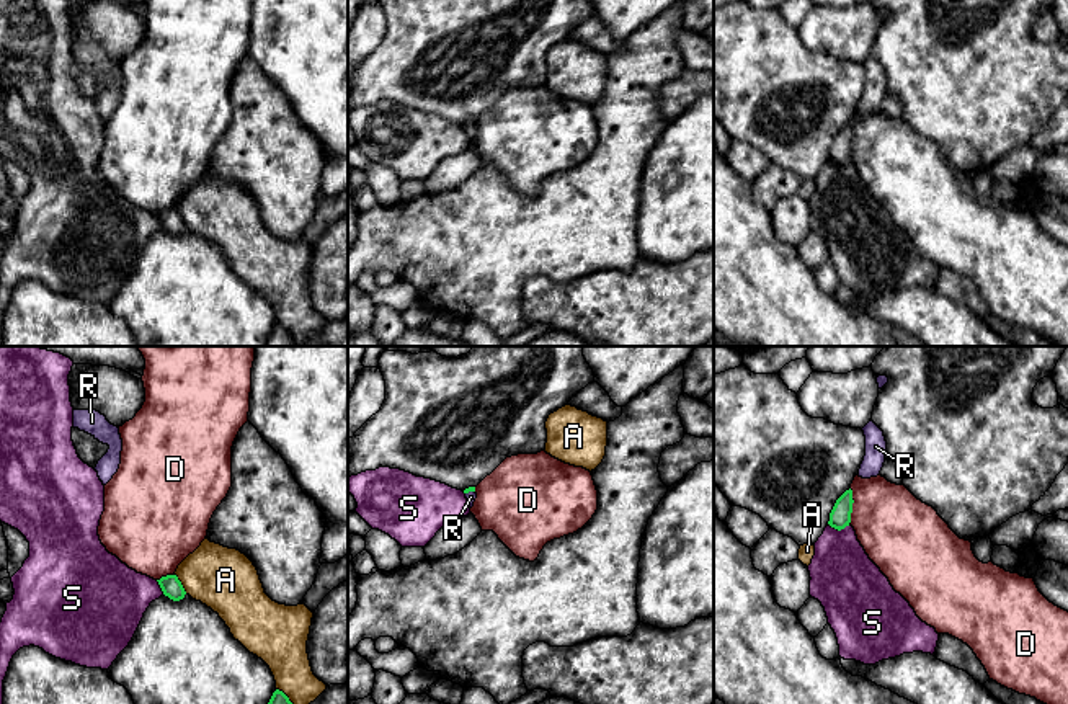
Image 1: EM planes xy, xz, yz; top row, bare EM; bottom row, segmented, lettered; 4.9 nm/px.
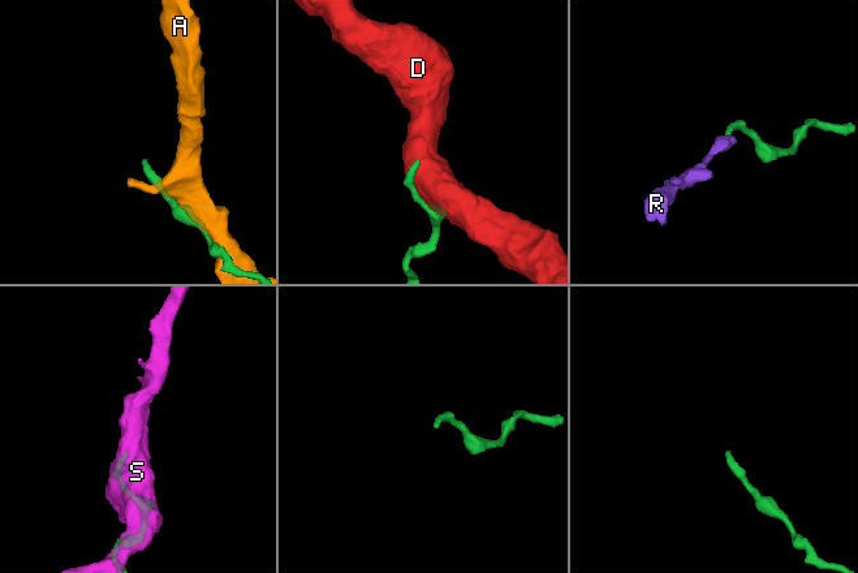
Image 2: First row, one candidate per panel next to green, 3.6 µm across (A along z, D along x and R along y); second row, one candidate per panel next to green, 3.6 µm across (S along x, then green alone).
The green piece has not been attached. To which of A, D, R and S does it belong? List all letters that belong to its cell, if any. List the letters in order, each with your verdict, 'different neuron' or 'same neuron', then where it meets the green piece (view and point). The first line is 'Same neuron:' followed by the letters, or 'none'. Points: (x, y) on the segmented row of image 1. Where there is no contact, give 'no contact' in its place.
Same neuron: R
A: different neuron; contact xy (180, 583)
D: different neuron; contact yz (851, 507)
R: same neuron; contact xz (469, 490)
S: different neuron; contact yz (840, 530)

